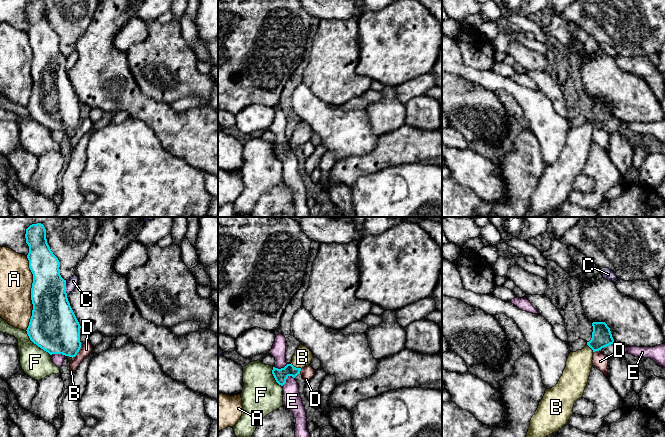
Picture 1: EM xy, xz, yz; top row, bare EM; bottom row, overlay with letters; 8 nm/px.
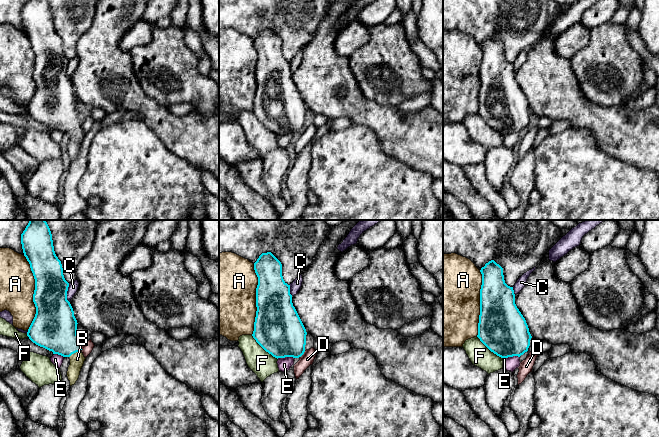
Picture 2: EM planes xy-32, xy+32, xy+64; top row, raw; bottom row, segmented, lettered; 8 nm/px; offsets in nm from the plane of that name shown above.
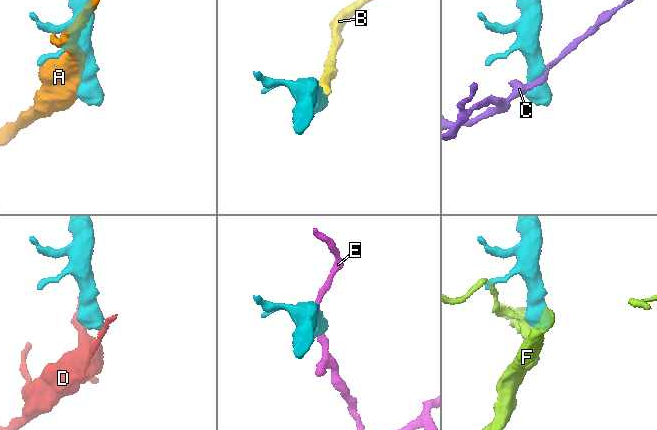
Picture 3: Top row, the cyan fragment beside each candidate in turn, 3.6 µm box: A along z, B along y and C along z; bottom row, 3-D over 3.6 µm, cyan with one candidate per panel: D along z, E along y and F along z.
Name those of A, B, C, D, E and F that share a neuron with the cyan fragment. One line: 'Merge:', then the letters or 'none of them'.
Merge: B

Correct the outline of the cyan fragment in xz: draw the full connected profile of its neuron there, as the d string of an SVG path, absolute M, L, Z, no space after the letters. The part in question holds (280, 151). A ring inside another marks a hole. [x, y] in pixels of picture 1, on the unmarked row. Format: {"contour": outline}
{"contour": "M300 120L292 133L292 139L287 140L284 144L278 145L273 143L272 150L276 158L283 162L289 152L295 154L305 142L312 137L313 130L306 122Z"}

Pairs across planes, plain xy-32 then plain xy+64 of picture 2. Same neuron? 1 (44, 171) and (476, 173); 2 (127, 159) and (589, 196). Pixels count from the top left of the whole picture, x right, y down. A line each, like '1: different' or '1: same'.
1: different
2: same

